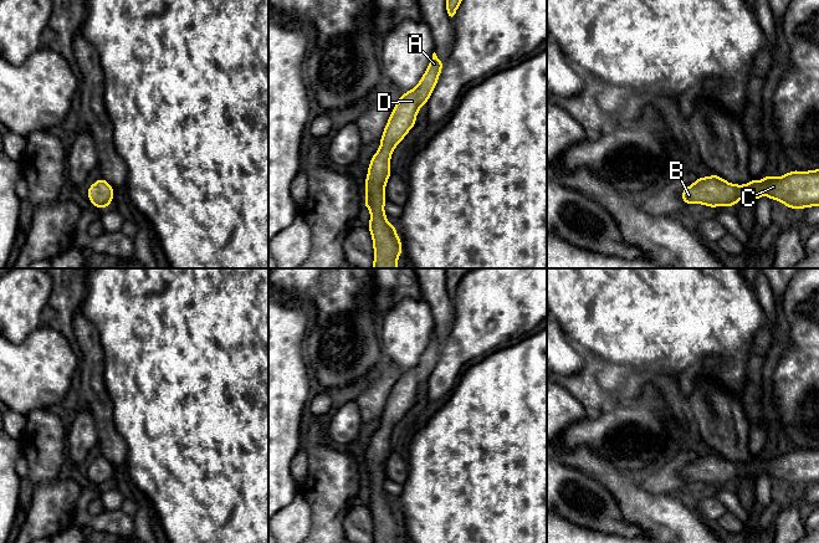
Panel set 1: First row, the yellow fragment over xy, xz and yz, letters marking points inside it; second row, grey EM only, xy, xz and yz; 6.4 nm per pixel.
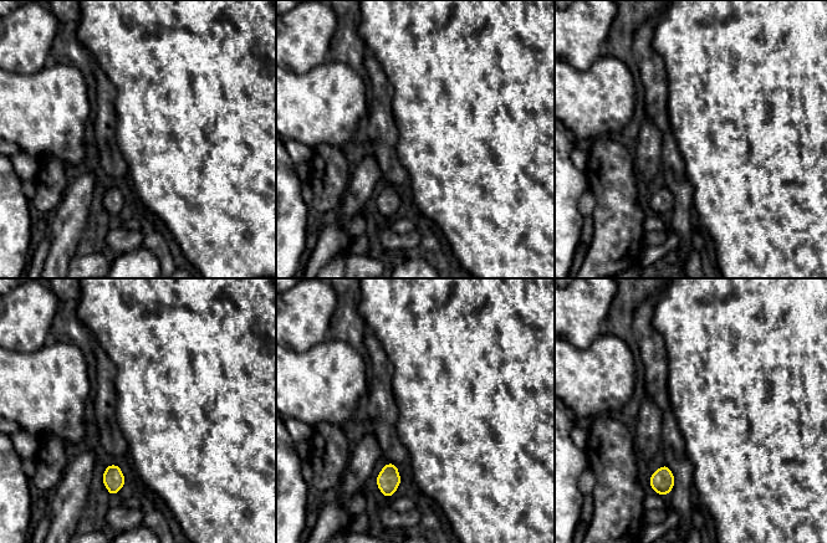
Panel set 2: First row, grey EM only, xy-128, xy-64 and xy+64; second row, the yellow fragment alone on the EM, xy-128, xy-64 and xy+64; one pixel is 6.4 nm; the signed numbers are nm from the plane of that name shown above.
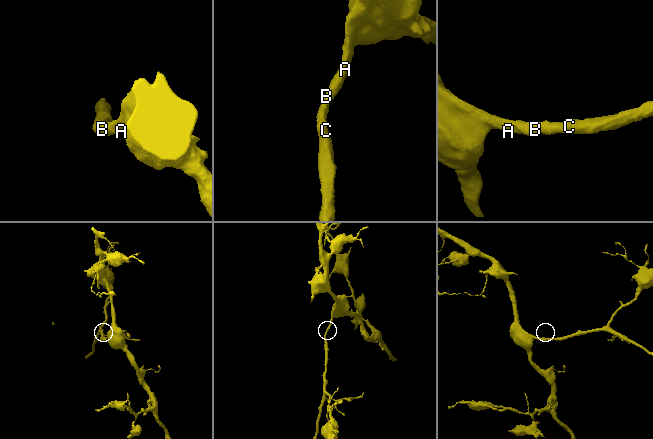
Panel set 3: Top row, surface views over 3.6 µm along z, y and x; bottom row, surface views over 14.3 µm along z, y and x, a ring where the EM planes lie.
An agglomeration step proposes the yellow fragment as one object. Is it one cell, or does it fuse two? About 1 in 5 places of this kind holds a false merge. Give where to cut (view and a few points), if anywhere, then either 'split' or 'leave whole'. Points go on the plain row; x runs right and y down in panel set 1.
cut none; leave whole

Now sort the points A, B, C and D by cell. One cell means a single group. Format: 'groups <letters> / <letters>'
groups A B C D

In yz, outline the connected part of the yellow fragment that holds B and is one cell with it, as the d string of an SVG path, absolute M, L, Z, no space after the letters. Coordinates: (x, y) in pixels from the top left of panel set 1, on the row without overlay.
M819 447L797 450L773 456L768 452L761 460L751 459L747 463L732 463L718 454L698 456L682 471L682 478L690 482L715 485L733 485L746 475L756 480L767 473L790 487L819 485Z

